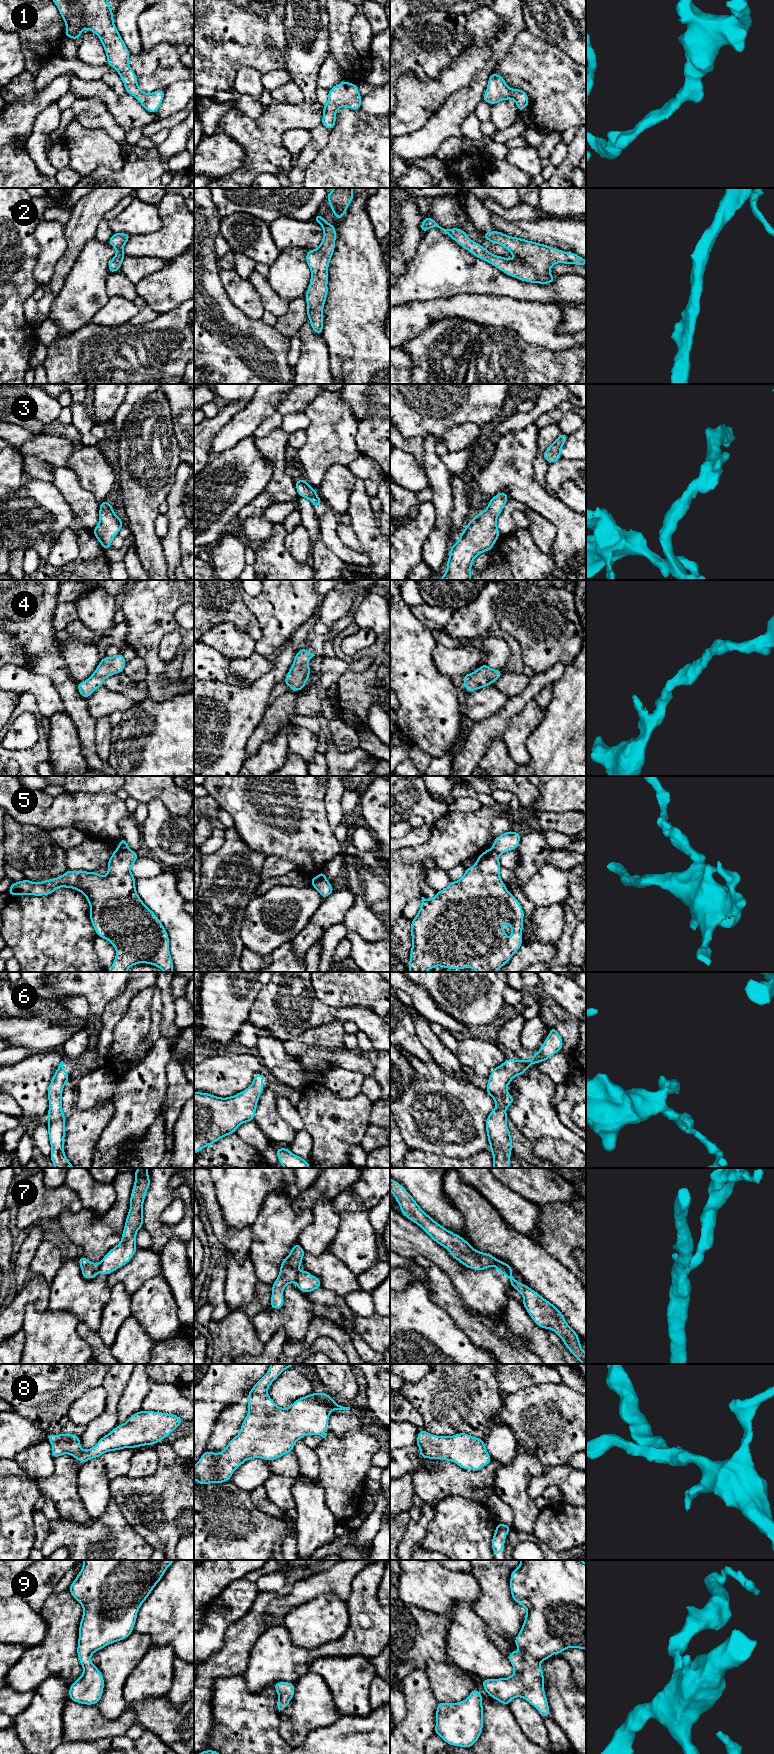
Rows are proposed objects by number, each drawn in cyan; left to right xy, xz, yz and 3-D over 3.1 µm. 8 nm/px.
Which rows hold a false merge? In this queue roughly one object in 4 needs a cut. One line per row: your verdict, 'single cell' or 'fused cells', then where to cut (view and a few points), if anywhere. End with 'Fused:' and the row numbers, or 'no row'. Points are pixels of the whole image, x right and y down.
1: single cell; no cut
2: single cell; no cut
3: single cell; no cut
4: single cell; no cut
5: fused cells; cut in xz along (327, 880), (314, 880), (311, 883)
6: single cell; no cut
7: fused cells; cut in xz along (298, 1273), (295, 1281)
8: single cell; no cut
9: single cell; no cut
Fused: 5, 7

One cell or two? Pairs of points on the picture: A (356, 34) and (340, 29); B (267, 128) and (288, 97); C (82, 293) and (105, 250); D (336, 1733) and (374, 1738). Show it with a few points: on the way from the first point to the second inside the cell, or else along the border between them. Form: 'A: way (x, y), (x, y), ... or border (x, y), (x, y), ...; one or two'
A: border (358, 10), (351, 20), (350, 41), (359, 54); two
B: border (273, 100), (293, 104), (303, 102); two
C: way (86, 282), (94, 261); one
D: way (345, 1739), (365, 1739); one

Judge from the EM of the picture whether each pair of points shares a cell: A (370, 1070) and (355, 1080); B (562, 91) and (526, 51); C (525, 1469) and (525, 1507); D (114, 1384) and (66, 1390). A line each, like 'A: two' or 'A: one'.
A: two
B: one
C: one
D: two

